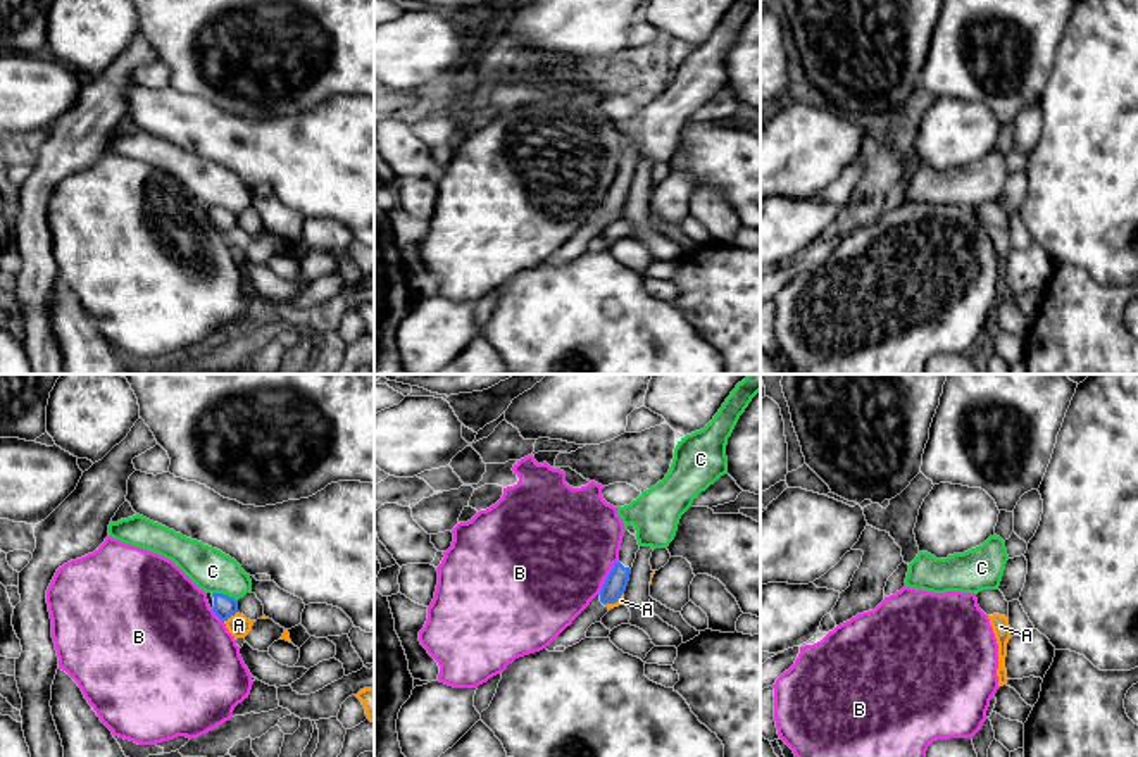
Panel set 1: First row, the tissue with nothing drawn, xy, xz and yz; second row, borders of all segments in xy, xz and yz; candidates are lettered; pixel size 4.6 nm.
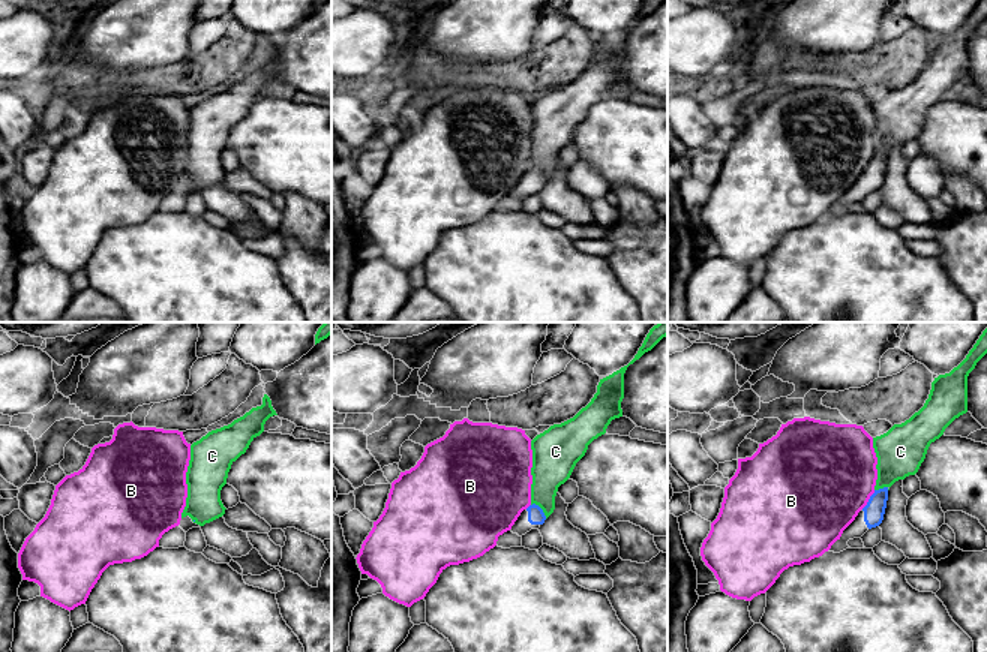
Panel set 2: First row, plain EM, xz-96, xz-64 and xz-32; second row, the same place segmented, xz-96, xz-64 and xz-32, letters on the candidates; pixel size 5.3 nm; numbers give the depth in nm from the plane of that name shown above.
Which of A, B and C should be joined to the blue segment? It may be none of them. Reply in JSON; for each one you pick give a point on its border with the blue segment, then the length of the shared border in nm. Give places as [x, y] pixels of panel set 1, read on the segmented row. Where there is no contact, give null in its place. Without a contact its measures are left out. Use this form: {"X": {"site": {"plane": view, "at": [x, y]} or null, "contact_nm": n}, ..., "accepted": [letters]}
{"accepted": []}

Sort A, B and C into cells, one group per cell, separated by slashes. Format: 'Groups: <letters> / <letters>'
Groups: A / B / C

